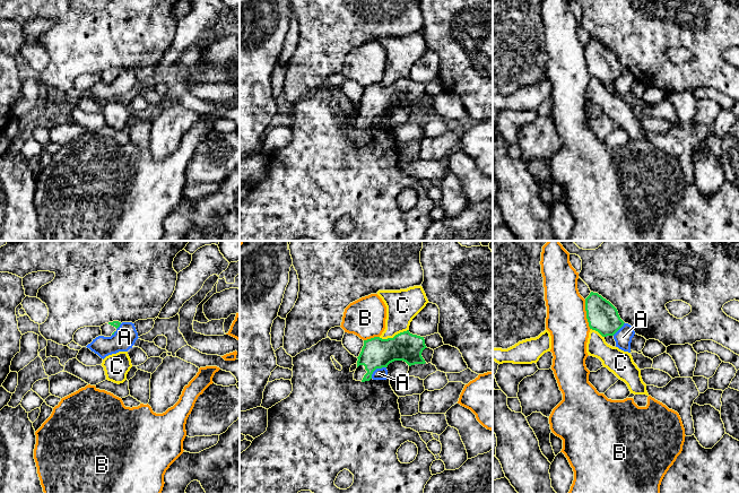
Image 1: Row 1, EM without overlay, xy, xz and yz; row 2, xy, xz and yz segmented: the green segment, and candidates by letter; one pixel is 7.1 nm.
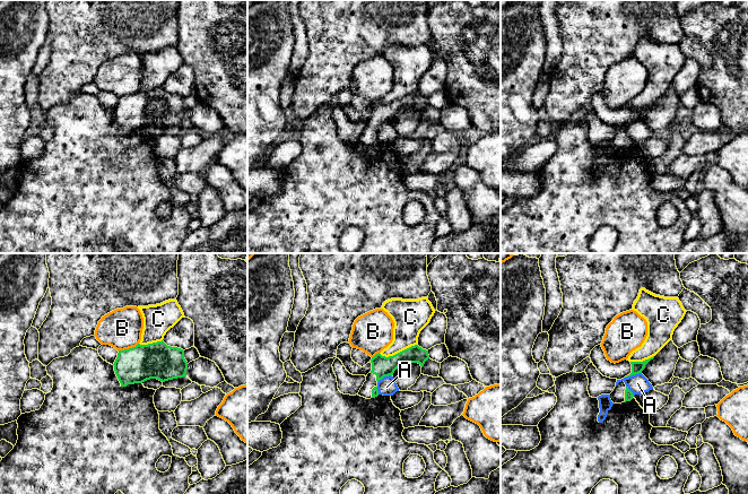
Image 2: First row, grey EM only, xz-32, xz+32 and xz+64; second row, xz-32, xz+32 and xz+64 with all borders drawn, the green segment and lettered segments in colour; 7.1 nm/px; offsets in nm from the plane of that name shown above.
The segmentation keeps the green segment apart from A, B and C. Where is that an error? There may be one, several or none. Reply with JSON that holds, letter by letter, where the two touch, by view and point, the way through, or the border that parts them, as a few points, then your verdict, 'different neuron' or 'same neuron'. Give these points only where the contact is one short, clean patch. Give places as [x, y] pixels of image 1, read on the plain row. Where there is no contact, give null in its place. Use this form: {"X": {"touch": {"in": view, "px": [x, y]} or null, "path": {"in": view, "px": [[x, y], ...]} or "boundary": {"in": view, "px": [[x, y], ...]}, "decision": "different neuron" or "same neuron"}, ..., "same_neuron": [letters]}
{"A": {"touch": {"in": "xz", "px": [376, 114]}, "boundary": {"in": "xz", "px": [[385, 113], [377, 114], [371, 124]]}, "decision": "different neuron"}, "B": {"touch": {"in": "yz", "px": [587, 61]}, "decision": "different neuron"}, "C": {"touch": {"in": "xz", "px": [394, 83]}, "decision": "different neuron"}, "same_neuron": []}

